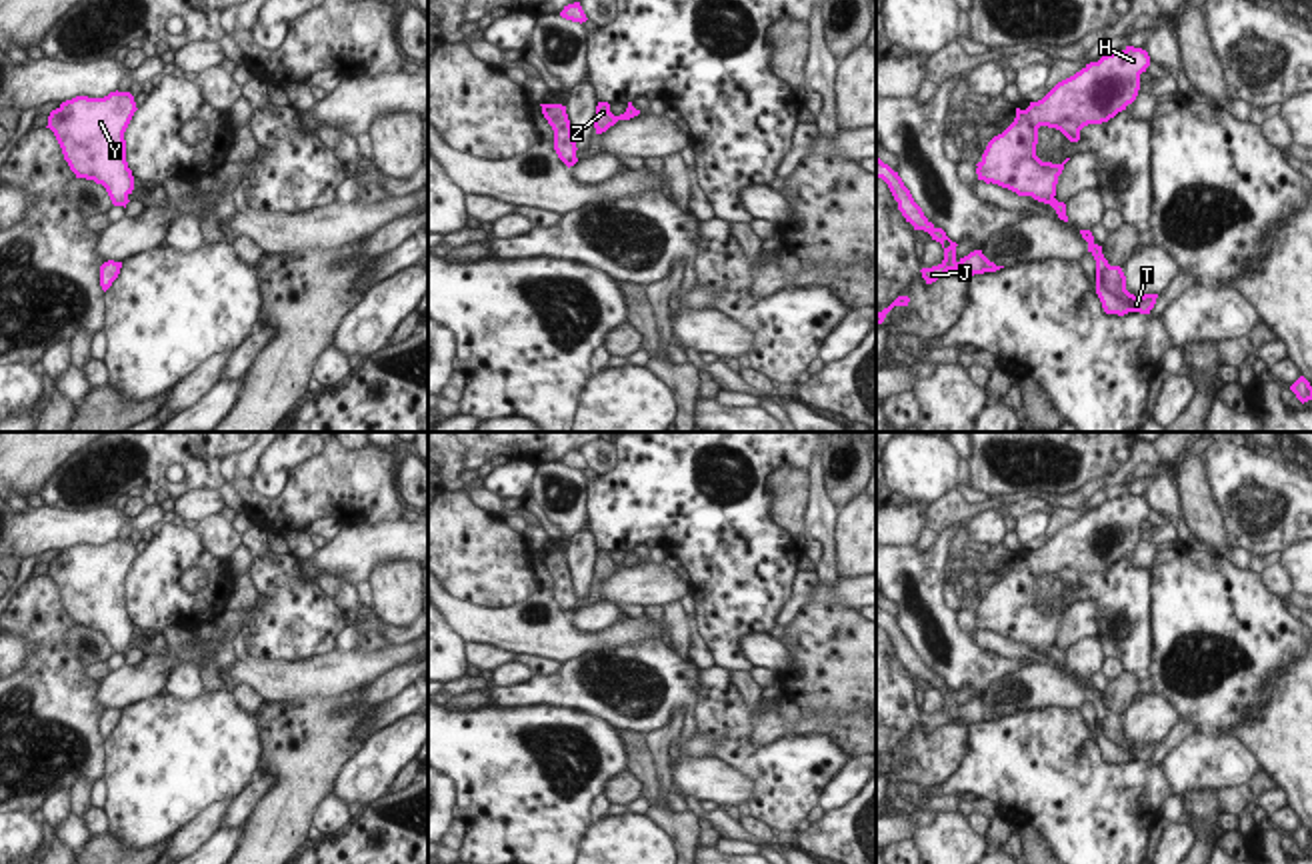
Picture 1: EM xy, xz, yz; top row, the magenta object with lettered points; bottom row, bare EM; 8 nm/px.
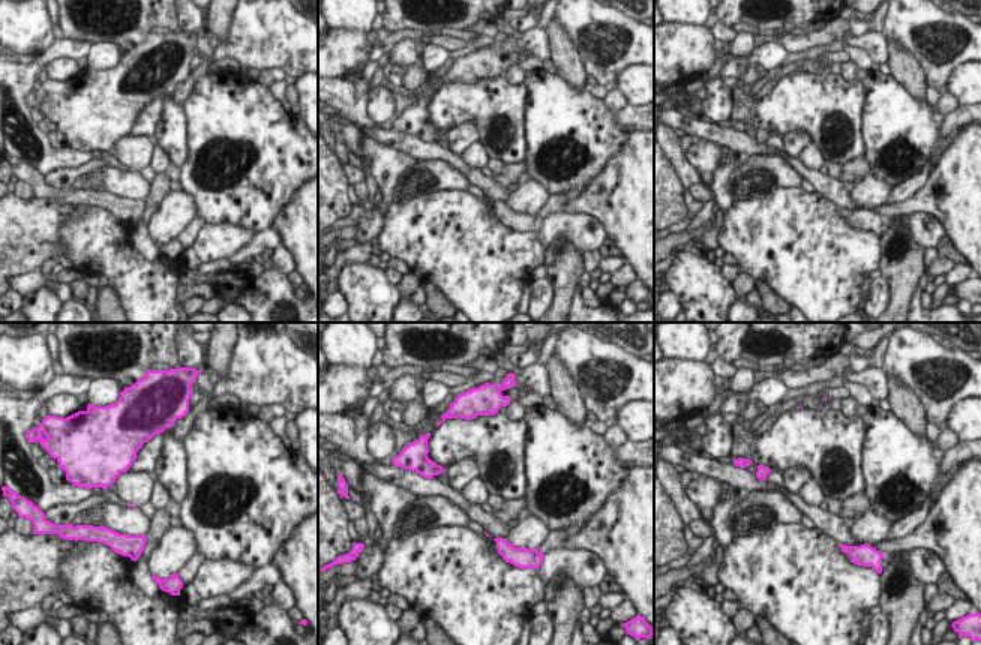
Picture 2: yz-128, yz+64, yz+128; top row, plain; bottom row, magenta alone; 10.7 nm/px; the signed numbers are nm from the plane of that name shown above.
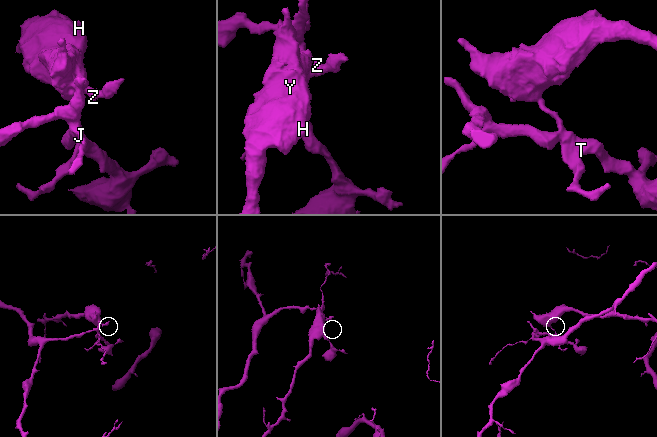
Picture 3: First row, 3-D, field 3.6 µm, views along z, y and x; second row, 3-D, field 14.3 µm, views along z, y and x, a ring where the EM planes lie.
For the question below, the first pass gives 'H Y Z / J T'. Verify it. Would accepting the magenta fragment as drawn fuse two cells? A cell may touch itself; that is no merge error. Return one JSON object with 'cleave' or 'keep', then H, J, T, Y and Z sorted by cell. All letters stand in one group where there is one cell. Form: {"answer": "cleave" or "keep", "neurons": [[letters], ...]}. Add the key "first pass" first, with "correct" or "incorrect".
{"first pass": "correct", "answer": "cleave", "neurons": [["H", "Y", "Z"], ["J", "T"]]}

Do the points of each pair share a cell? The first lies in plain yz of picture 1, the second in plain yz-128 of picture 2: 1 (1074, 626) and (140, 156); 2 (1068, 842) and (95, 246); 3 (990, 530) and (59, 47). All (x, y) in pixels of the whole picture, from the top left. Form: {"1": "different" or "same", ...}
{"1": "different", "2": "same", "3": "different"}

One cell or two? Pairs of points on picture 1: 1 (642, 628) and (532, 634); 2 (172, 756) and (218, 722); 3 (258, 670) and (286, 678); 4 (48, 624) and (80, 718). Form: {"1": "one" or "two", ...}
{"1": "one", "2": "one", "3": "one", "4": "one"}

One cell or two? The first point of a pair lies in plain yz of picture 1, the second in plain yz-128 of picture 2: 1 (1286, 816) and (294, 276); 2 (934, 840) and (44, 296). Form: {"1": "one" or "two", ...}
{"1": "one", "2": "one"}

